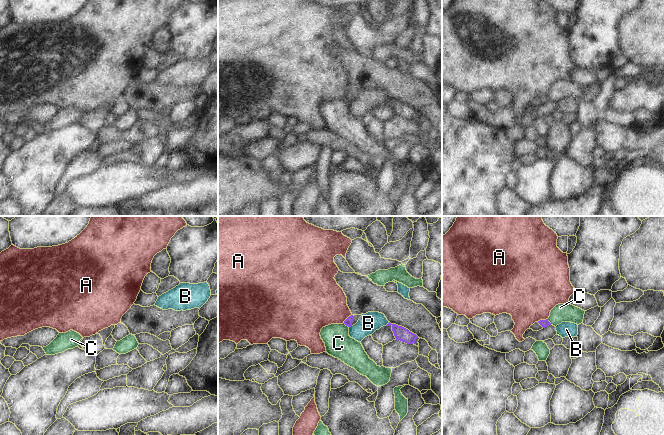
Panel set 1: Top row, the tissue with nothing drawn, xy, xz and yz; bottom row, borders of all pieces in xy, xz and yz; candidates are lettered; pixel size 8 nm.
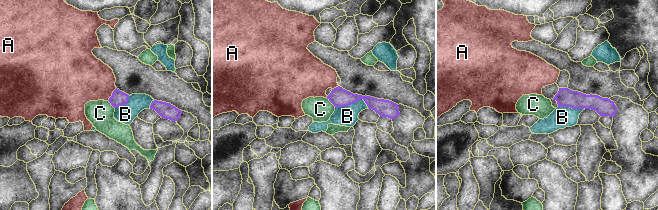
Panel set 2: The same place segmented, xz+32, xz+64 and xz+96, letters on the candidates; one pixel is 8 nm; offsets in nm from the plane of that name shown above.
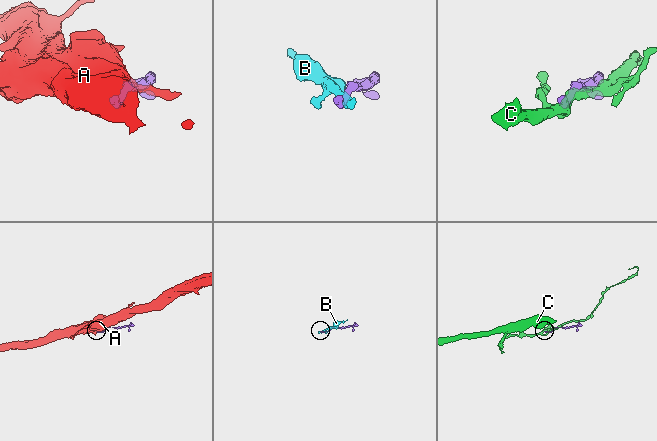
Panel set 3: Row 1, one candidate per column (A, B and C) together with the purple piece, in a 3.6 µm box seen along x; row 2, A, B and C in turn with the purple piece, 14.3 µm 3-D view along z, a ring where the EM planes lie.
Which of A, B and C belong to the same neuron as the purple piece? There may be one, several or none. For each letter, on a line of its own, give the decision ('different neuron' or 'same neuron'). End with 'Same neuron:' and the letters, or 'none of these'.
A: different neuron
B: different neuron
C: different neuron
Same neuron: none of these

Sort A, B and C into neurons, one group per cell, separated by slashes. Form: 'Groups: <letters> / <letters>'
Groups: A / B / C

